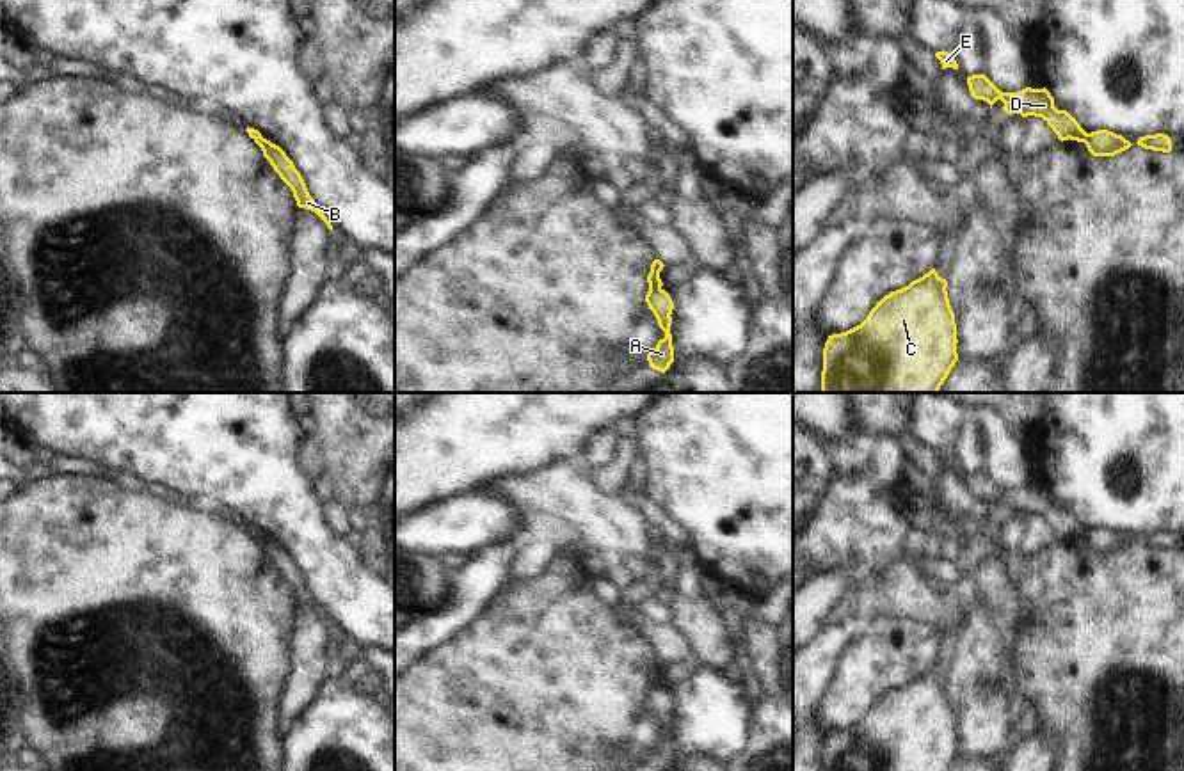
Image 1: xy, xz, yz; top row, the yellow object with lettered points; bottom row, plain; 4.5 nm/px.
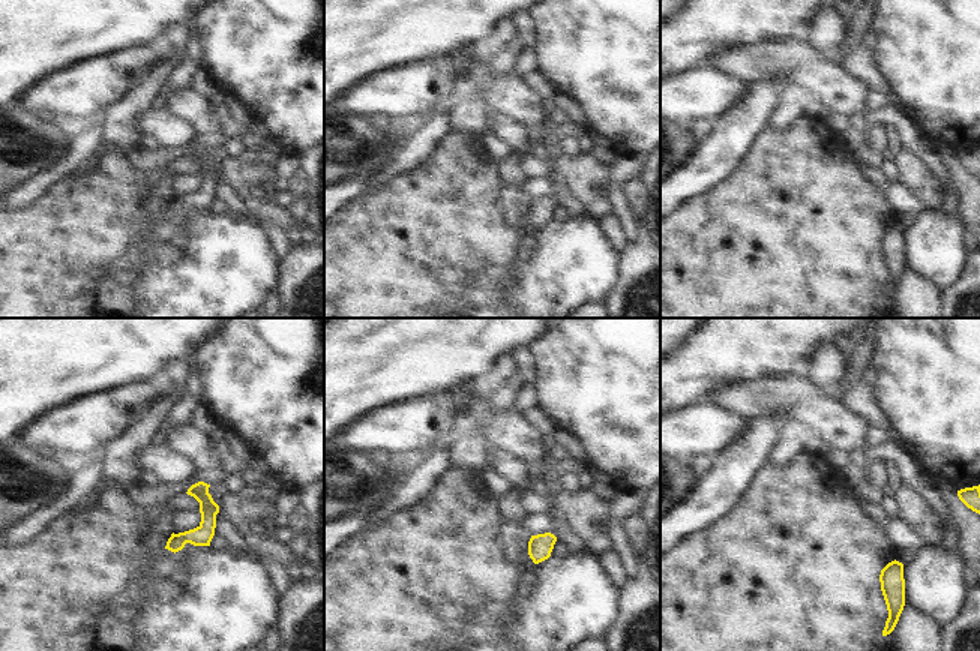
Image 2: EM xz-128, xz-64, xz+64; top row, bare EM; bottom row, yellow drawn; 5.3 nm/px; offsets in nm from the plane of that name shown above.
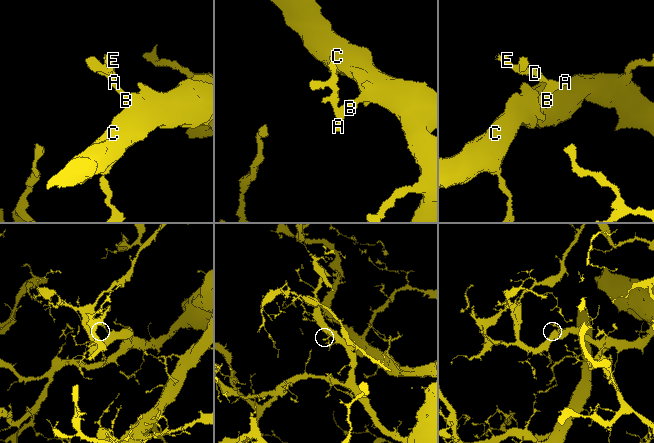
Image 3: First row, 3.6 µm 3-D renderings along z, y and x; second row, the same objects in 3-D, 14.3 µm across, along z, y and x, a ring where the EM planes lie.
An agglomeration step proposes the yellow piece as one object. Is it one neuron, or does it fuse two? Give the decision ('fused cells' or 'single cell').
fused cells

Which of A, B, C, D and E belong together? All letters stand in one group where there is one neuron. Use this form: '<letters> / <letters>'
A B C / D E

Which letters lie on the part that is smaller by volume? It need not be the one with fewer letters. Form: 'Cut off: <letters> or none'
Cut off: D, E

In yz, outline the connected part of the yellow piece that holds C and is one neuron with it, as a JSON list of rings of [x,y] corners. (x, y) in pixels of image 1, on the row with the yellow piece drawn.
[[[932,268],[885,295],[860,325],[828,336],[821,393],[937,393],[958,361],[955,313],[946,288],[948,281]]]

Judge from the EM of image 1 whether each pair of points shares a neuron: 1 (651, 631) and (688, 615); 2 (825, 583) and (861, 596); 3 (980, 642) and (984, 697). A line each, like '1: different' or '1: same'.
1: different
2: different
3: same

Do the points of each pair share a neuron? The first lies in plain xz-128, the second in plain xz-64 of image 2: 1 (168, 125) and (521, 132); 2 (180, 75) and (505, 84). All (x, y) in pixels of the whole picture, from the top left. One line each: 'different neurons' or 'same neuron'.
1: same neuron
2: different neurons

